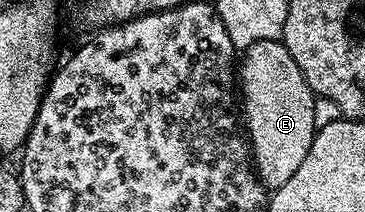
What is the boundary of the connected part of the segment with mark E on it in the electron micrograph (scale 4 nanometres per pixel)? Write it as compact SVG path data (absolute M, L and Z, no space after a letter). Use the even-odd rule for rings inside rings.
M278 39L257 41L246 47L237 67L237 87L241 92L241 119L247 122L245 134L251 144L256 176L268 192L274 193L293 177L293 173L297 173L301 161L305 161L305 153L309 153L309 145L313 145L317 130L313 117L316 94L309 81L305 81L301 69L297 69L297 61L293 61L289 49Z

